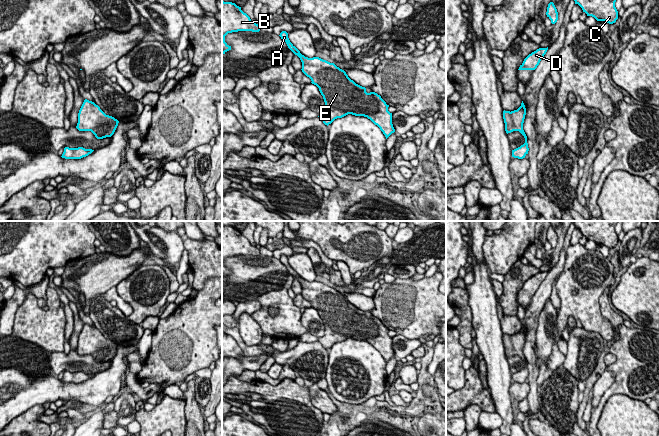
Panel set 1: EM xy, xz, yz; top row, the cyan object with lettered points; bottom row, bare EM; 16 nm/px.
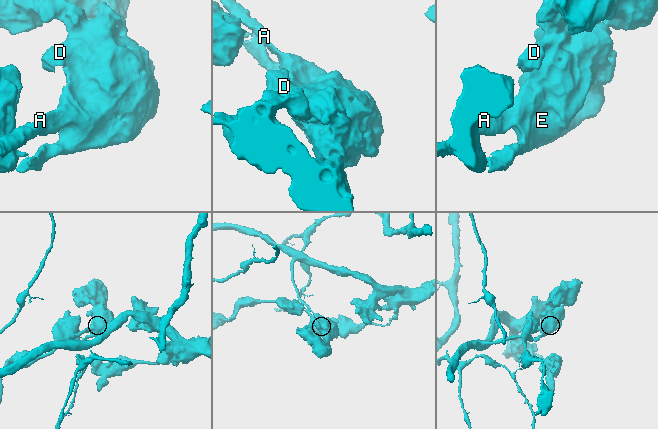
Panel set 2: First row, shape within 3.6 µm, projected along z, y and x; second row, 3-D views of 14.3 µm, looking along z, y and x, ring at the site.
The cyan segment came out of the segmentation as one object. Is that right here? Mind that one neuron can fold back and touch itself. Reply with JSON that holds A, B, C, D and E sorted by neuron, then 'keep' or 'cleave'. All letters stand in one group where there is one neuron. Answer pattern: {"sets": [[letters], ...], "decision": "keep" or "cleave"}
{"sets": [["A", "B", "C", "D", "E"]], "decision": "keep"}

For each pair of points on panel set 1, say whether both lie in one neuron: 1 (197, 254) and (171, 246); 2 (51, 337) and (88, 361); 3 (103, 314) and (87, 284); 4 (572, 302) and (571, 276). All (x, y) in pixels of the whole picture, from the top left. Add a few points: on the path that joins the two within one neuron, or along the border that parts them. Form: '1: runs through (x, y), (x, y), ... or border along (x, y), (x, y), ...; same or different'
1: border along (182, 241), (185, 248); different
2: border along (52, 351), (63, 352); different
3: border along (102, 294), (91, 300), (88, 314); different
4: runs through (572, 296), (572, 282); same

